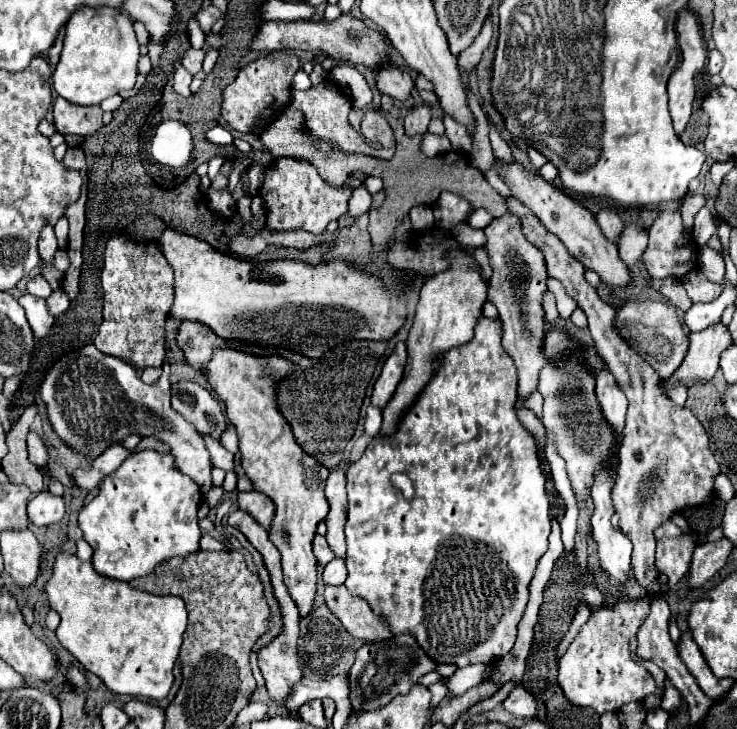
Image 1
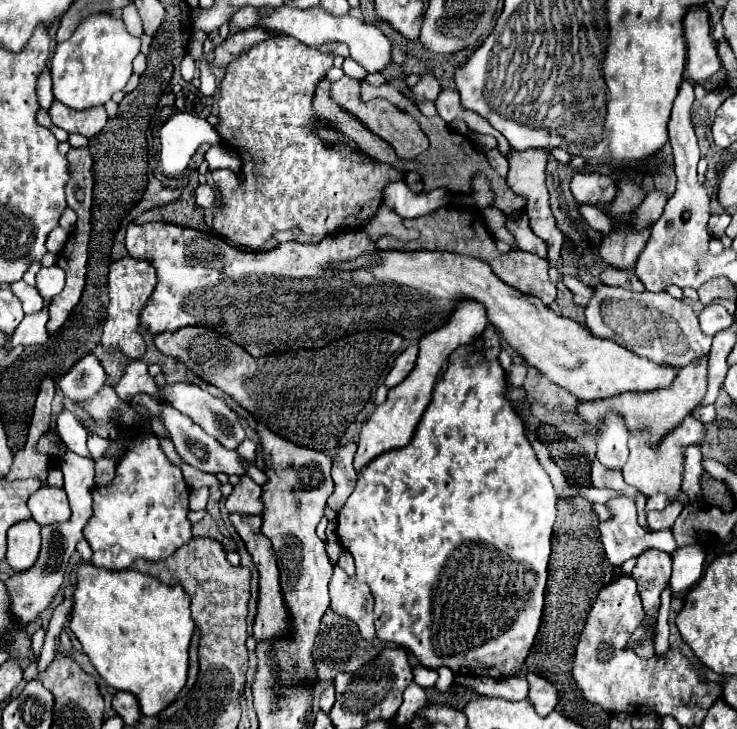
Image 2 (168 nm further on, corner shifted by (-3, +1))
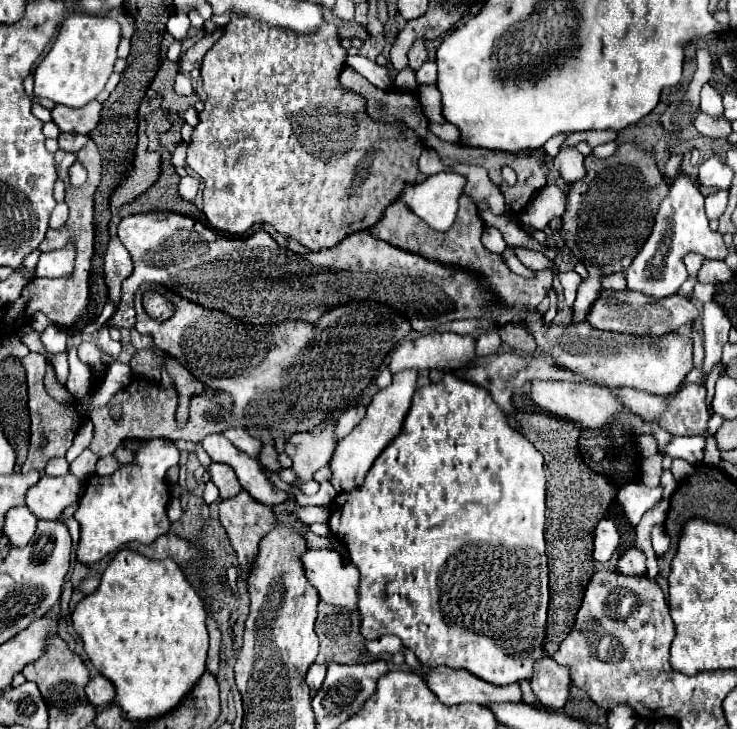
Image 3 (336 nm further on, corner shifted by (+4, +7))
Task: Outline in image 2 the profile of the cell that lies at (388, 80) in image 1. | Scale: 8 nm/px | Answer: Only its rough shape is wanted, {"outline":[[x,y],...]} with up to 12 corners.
{"outline":[[320,5],[260,9],[256,27],[308,47],[346,43],[368,73],[390,63],[376,25]]}

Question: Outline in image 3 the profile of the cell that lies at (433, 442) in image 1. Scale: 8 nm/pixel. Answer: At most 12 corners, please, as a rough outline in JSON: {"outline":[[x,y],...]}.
{"outline":[[447,371],[329,529],[361,635],[545,657],[543,457]]}

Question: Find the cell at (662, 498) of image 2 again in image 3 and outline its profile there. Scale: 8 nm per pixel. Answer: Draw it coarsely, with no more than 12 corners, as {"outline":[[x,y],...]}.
{"outline":[[670,470],[661,476],[663,498],[670,498],[676,491],[678,482]]}

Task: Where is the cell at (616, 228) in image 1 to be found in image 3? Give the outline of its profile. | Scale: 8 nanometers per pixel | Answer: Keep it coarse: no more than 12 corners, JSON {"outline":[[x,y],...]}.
{"outline":[[563,149],[553,159],[569,185],[585,177],[585,159],[577,149]]}

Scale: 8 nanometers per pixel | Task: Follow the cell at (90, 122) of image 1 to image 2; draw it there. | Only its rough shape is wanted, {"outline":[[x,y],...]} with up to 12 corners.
{"outline":[[60,101],[52,123],[68,133],[94,137],[108,121],[102,105],[74,111]]}

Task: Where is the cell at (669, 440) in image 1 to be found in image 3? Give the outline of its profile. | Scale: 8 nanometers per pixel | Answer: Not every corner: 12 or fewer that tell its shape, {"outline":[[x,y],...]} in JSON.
{"outline":[[631,549],[617,561],[623,575],[645,577],[645,553]]}

